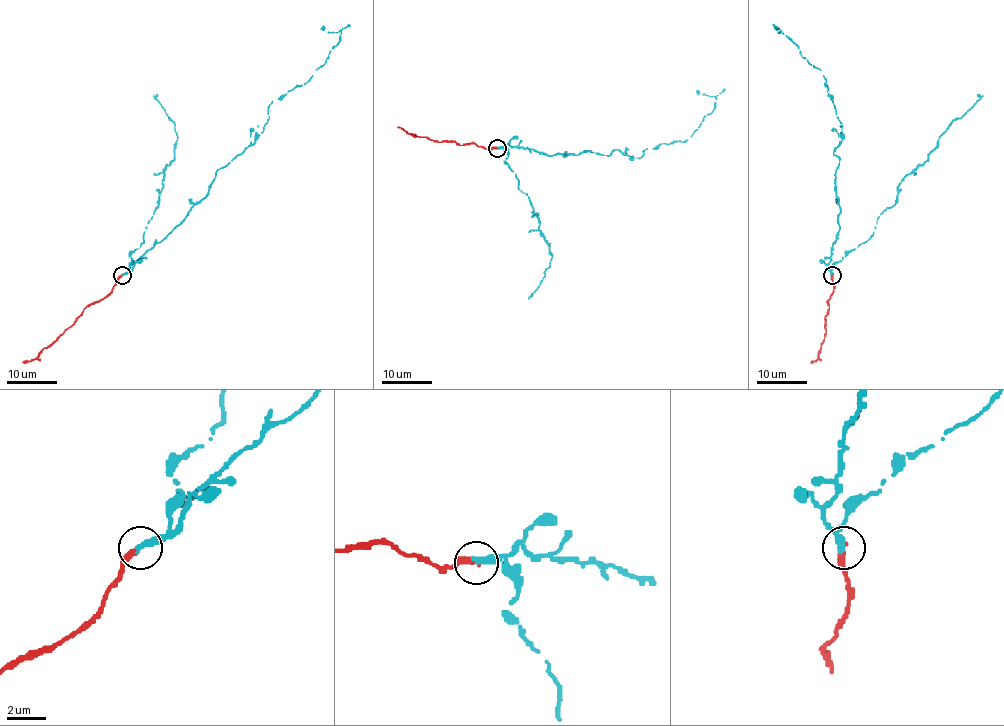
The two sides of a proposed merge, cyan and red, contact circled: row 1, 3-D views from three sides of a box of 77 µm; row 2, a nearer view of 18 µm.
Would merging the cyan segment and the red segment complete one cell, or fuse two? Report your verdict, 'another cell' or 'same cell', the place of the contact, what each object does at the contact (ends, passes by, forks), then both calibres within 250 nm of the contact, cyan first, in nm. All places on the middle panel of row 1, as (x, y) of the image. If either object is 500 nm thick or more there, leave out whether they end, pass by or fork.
same cell; place (497, 148); cyan ends; red ends; calibres 400 and 240 nm

